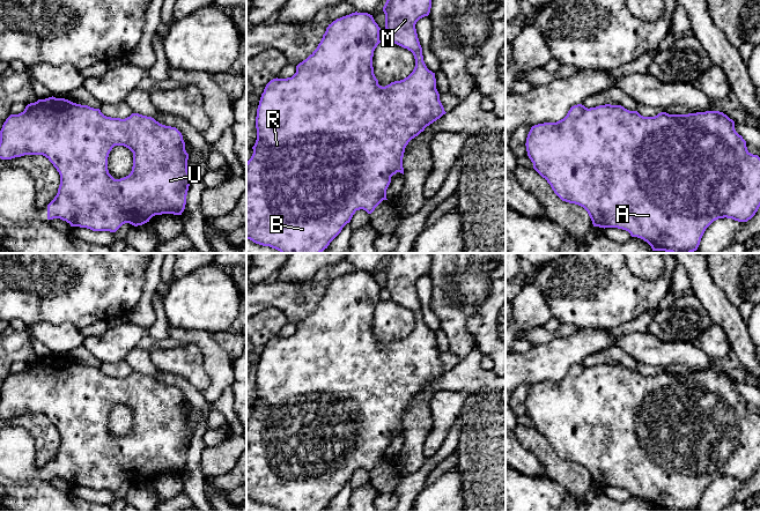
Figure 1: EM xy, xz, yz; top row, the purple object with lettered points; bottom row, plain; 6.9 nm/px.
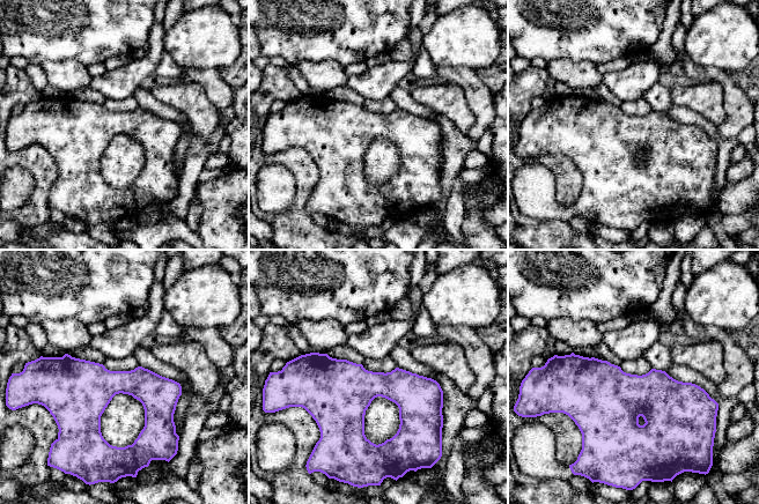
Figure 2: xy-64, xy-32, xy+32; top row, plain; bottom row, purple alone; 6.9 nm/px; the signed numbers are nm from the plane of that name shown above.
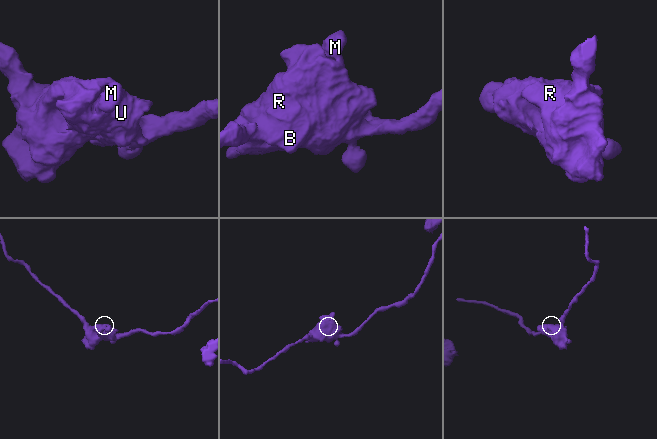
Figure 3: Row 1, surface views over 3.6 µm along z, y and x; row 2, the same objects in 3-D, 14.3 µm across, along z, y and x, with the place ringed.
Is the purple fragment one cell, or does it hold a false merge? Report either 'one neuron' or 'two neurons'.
one neuron

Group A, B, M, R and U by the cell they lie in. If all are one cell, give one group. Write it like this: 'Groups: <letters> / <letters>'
Groups: A B M R U

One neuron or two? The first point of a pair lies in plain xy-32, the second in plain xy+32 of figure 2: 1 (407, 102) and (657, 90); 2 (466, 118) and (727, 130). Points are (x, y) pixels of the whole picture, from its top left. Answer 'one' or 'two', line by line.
1: one
2: two

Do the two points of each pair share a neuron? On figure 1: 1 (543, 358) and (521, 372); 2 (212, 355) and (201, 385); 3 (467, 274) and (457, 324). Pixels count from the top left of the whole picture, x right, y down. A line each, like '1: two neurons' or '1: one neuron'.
1: one neuron
2: two neurons
3: one neuron

